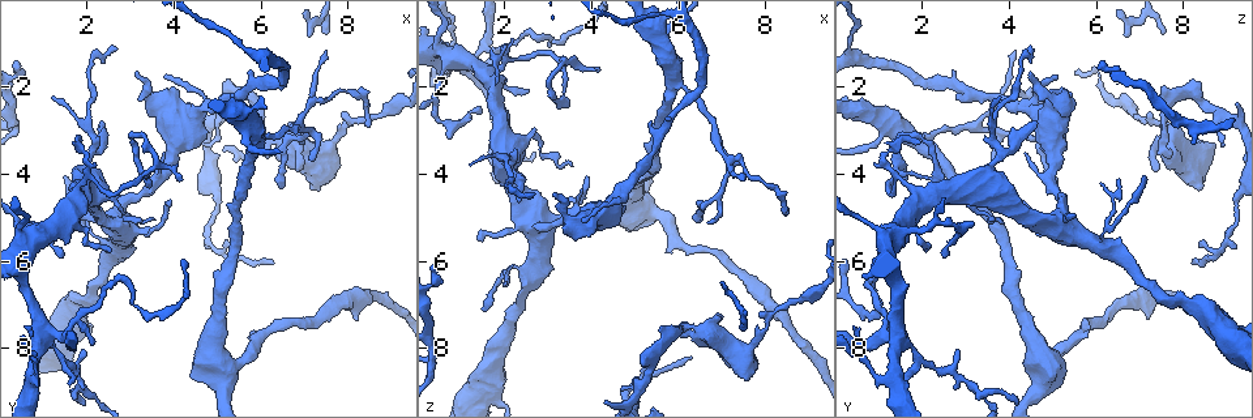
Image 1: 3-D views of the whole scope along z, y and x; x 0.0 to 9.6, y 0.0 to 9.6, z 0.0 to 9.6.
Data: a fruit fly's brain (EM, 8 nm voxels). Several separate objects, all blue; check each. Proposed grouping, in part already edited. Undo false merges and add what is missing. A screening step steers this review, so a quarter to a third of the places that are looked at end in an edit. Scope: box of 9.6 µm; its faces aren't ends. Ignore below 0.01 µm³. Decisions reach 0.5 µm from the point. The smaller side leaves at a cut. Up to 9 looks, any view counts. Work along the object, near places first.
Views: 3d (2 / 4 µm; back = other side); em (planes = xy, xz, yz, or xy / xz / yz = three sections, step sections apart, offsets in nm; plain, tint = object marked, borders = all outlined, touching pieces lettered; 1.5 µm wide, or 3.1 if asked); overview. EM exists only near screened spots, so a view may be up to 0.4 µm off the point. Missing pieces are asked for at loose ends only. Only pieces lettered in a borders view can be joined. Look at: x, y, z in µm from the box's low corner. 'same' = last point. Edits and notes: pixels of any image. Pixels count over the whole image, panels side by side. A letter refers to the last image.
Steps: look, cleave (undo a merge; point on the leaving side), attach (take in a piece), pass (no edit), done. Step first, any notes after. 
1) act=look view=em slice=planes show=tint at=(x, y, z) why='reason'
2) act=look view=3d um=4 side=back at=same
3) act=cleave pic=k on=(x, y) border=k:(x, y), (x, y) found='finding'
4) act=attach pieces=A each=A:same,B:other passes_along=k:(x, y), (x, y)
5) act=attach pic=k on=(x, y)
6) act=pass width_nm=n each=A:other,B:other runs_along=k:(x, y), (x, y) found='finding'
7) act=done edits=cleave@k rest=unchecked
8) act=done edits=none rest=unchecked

act=look view=3d um=2 at=(4.20, 4.15, 1.55) why='free end'

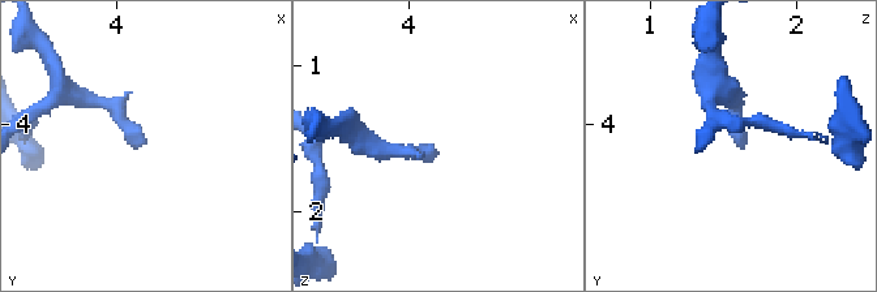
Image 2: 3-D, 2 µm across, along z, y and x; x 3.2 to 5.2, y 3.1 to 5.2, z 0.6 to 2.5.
act=look view=em slice=yz step=8 show=borders at=(4.22, 4.14, 1.60) why='need the tissue'

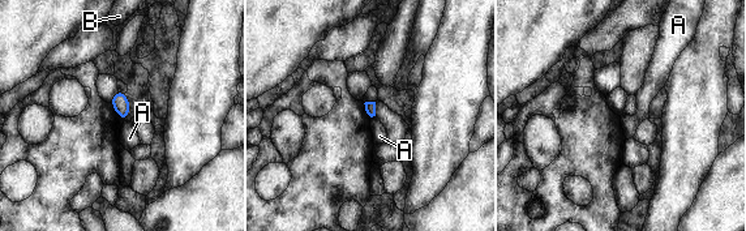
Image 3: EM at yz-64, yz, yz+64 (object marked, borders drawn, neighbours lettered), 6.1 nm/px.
act=look view=em slice=planes show=borders at=same

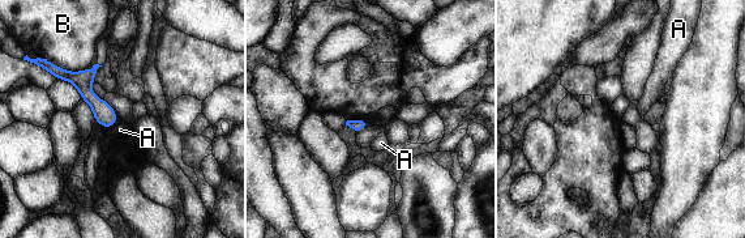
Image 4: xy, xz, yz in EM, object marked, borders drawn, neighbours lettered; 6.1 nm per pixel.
act=pass longest_contact=B:200nm each=A:other,B:other border=4:(116, 120), (110, 128) found='none of them fits'

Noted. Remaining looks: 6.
act=look view=3d um=2 at=(1.40, 4.90, 5.50) why='thin end'

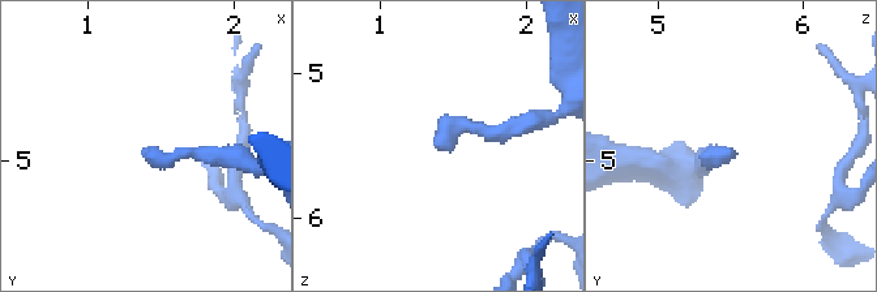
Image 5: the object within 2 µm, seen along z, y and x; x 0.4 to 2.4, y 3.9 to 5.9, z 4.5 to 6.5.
act=look view=em slice=xz step=8 show=tint at=(1.38, 4.90, 5.50) why='now the EM'

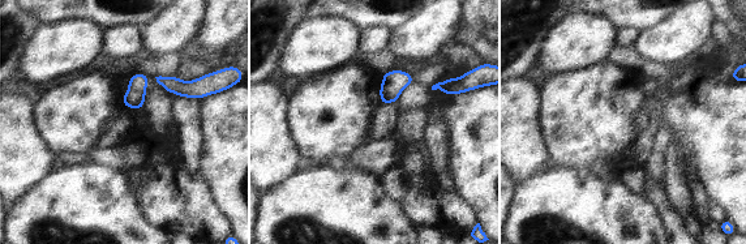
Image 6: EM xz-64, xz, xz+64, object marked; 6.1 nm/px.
act=look view=em slice=planes show=borders at=same why='cut it another way'

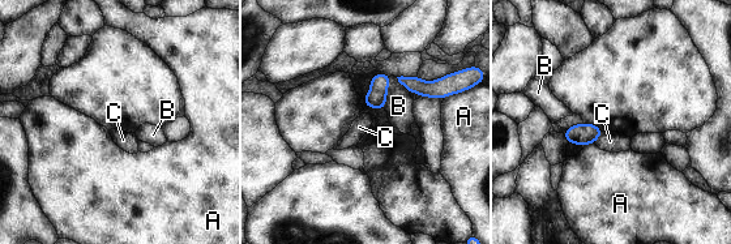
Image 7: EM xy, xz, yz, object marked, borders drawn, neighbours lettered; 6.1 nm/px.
act=pass each=A:other,B:other,C:other border=7:(456, 93), (444, 99) found='none of them fits'

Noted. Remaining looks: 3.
act=look view=em slice=xz step=4 show=tint at=(2.15, 7.90, 1.30) why='tapers out'

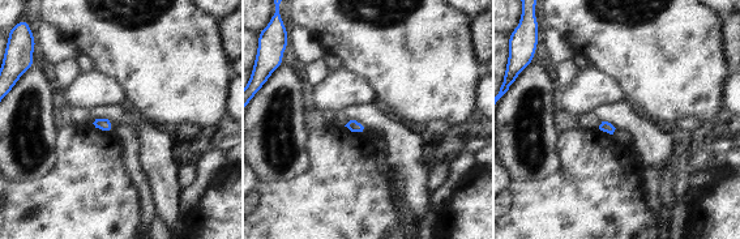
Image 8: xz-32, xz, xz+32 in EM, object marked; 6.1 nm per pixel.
act=look view=em slice=xz step=4 show=borders at=same why='see the neighbours'

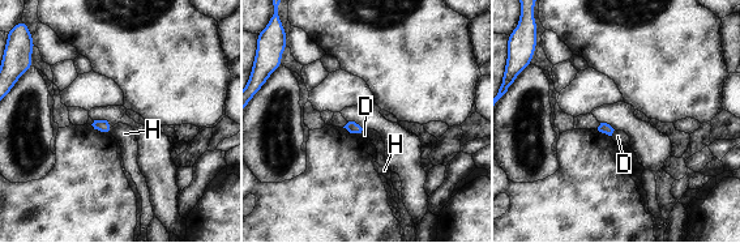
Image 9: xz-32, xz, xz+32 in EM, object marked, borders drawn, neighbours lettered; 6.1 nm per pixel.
act=pass each=D:other,H:other border=9:(614, 129), (611, 135) found='no lettered piece goes on from it'

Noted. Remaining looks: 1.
act=done edits=none rest=unchecked

